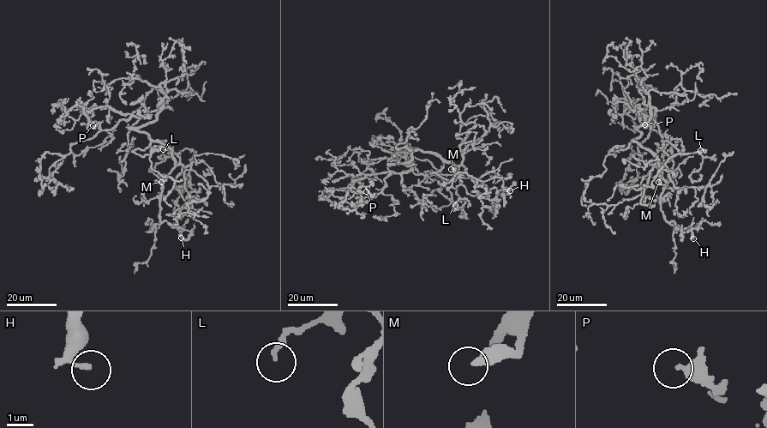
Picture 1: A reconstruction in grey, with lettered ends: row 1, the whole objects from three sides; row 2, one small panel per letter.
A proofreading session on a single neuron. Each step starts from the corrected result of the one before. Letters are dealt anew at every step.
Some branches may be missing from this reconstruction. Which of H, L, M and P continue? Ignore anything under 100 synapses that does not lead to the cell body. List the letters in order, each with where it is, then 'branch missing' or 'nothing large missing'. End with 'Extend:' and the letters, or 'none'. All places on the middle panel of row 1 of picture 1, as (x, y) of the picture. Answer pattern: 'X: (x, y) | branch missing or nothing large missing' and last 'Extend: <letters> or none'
H: (510, 190) | nothing large missing
L: (455, 205) | nothing large missing
M: (451, 169) | branch missing
P: (366, 191) | nothing large missing
Extend: M

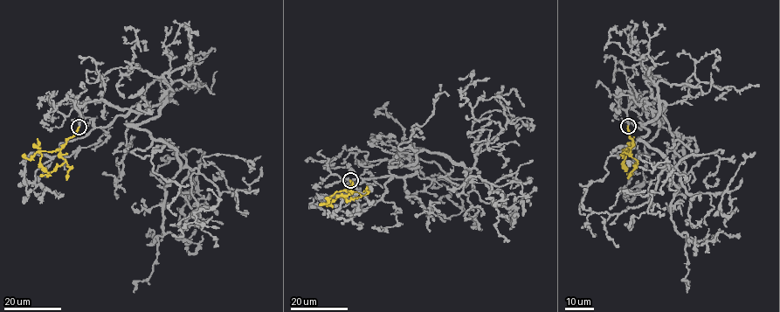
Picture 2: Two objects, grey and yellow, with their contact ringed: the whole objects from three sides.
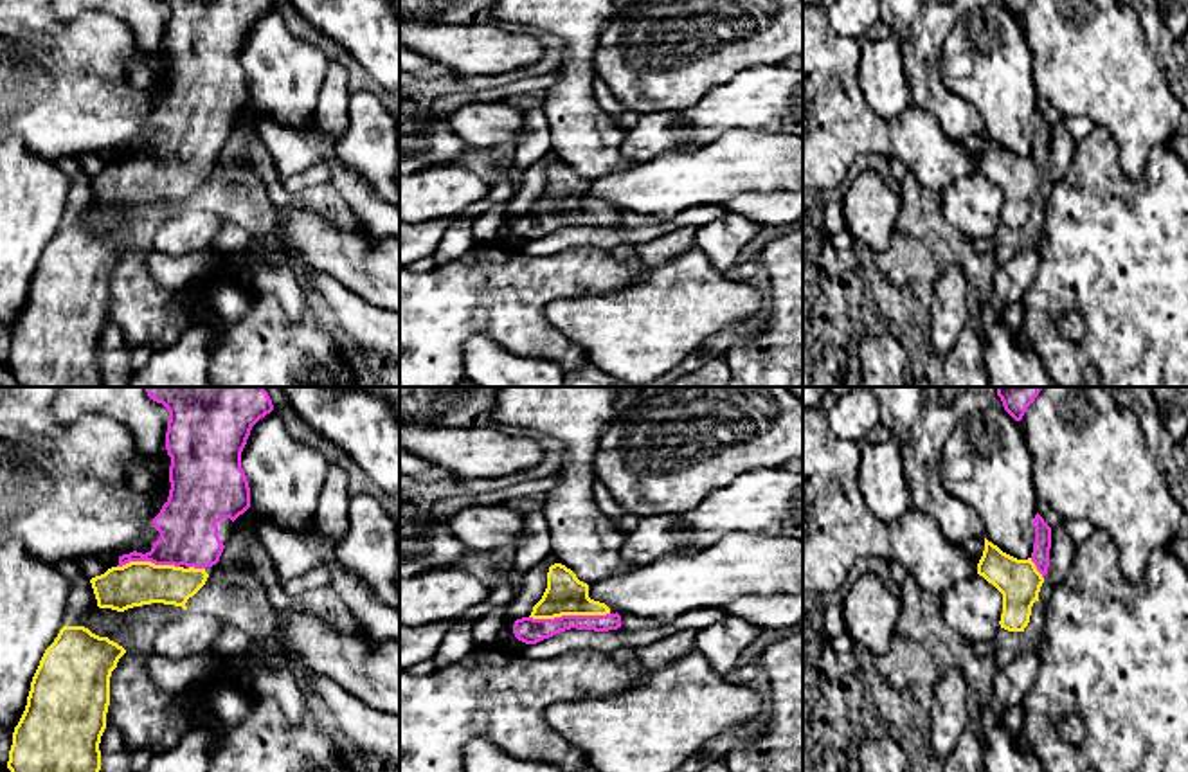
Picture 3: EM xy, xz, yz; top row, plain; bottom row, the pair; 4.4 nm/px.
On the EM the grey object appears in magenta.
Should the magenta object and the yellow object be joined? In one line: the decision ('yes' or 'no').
yes

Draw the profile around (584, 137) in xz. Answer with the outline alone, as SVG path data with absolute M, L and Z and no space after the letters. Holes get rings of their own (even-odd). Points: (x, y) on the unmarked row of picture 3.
M493 0L490 7L504 22L531 25L563 41L554 65L562 76L542 103L556 158L587 182L632 167L621 155L626 122L614 121L598 104L590 67L598 38L623 0L547 0L544 7L531 2Z

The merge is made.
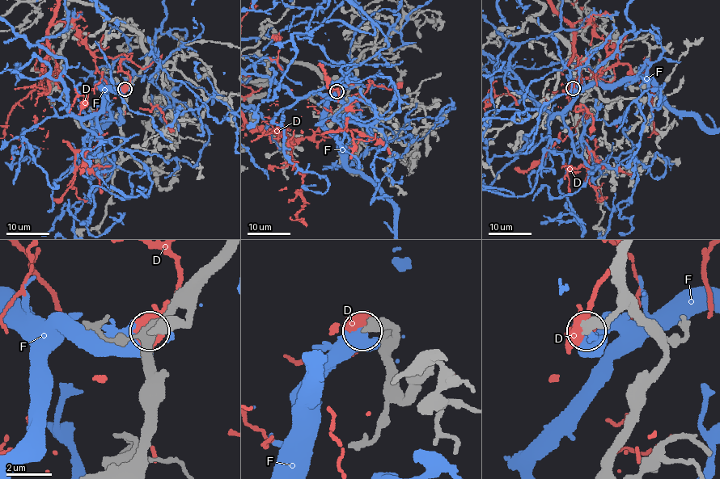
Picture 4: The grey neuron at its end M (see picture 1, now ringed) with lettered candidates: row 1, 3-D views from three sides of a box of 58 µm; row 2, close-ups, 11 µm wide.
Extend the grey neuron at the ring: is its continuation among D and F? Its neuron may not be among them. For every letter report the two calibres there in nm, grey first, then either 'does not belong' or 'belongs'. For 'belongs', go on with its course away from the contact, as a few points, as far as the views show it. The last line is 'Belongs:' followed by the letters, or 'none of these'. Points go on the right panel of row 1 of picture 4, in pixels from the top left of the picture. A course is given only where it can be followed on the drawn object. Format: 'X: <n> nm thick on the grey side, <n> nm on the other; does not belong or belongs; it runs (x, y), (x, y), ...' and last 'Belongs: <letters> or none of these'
D: 500 nm thick on the grey side, 600 nm on the other; does not belong
F: 550 nm thick on the grey side, 120 nm on the other; does not belong
Belongs: none of these

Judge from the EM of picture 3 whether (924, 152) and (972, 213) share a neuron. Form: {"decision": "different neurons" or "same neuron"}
{"decision": "different neurons"}

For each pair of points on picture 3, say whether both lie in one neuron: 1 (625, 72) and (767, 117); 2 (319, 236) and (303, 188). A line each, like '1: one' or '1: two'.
1: two
2: two

